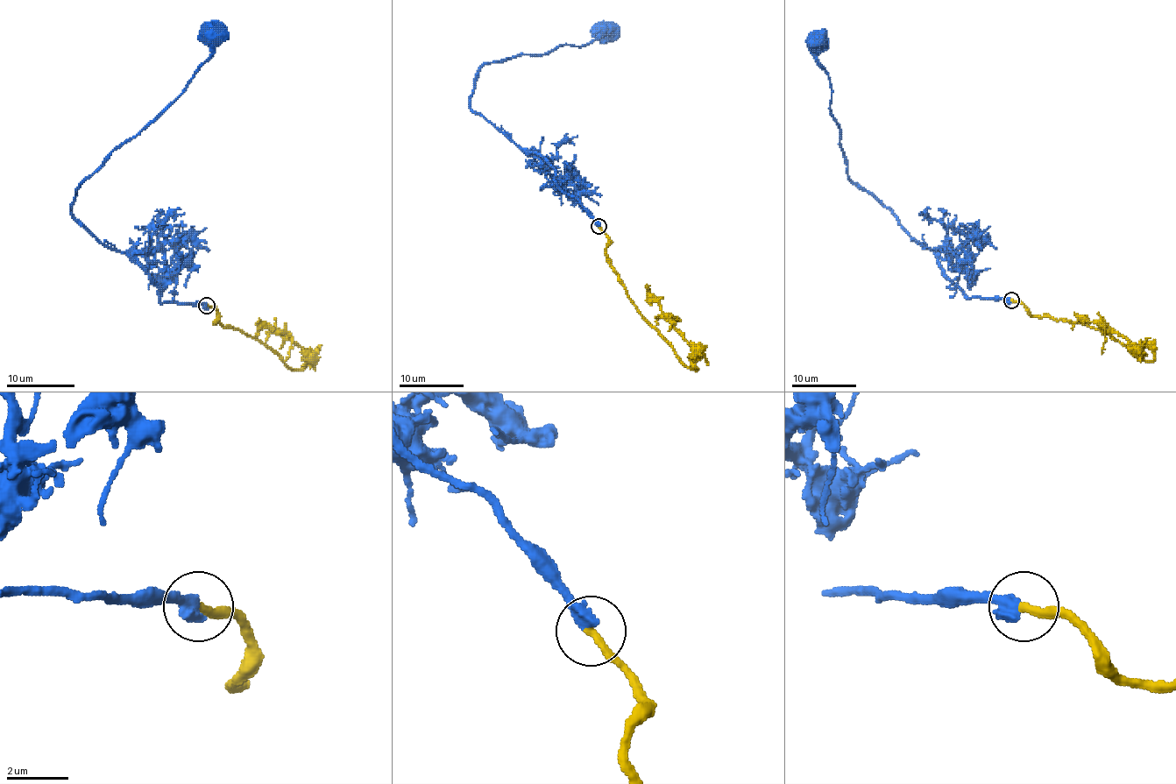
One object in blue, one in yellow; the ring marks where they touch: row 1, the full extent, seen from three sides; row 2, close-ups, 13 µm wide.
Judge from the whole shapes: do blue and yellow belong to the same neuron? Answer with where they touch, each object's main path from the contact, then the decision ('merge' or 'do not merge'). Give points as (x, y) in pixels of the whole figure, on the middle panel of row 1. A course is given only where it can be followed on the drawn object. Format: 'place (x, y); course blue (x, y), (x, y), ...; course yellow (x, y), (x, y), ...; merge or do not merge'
place (598, 226); course blue (598, 226), (556, 184), (555, 169), (471, 108), (471, 95), (485, 64), (590, 43), (605, 30); course yellow (598, 226), (608, 238), (606, 261), (637, 312), (681, 360), (694, 368), (695, 349), (647, 287); merge

